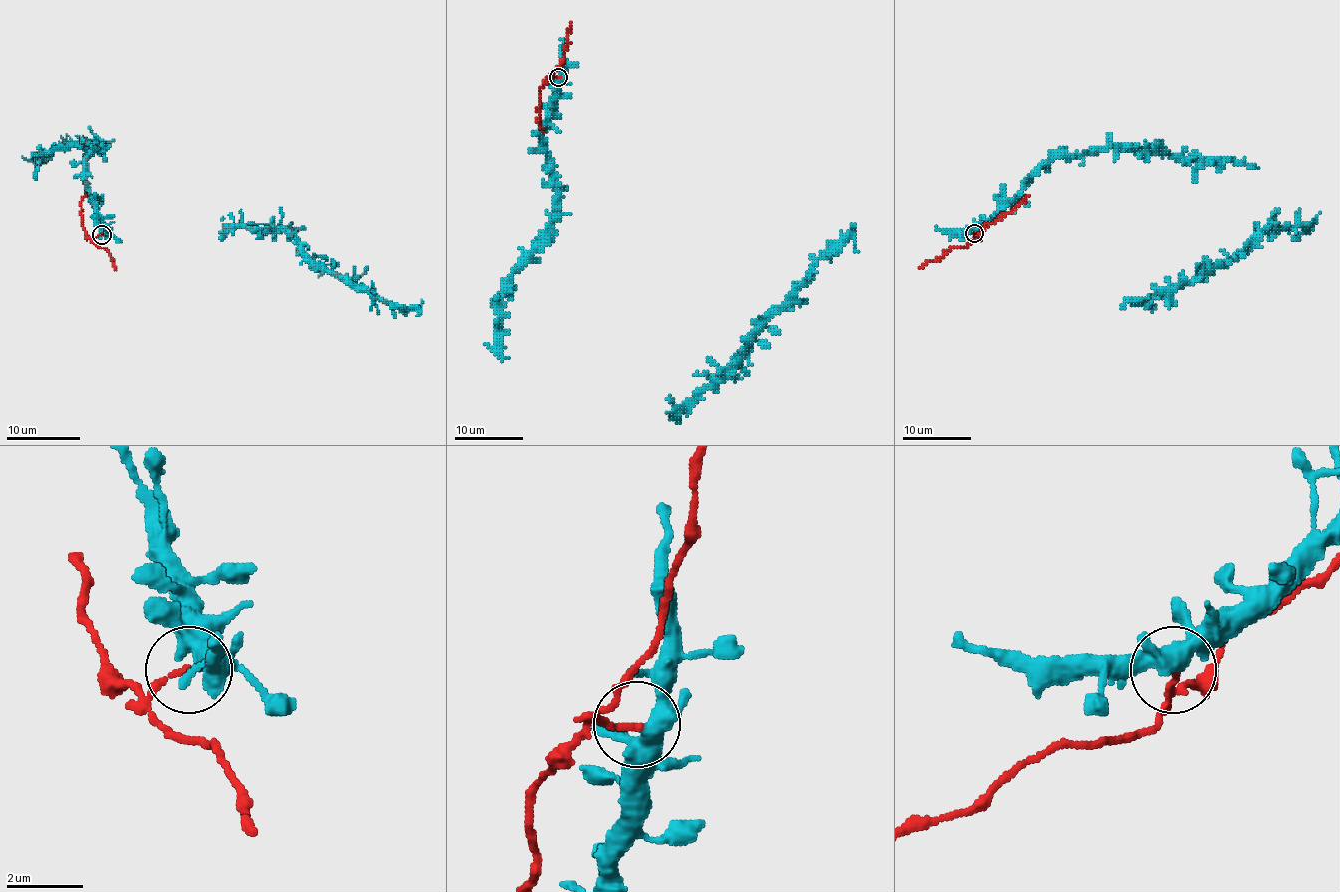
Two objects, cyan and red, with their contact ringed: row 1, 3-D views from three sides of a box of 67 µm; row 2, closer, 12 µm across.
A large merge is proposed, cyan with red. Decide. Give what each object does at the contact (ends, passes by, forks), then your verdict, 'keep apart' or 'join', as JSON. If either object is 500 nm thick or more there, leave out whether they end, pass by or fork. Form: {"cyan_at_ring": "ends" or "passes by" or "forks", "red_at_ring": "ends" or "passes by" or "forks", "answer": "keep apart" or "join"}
{"cyan_at_ring": "passes by", "red_at_ring": "ends", "answer": "keep apart"}

